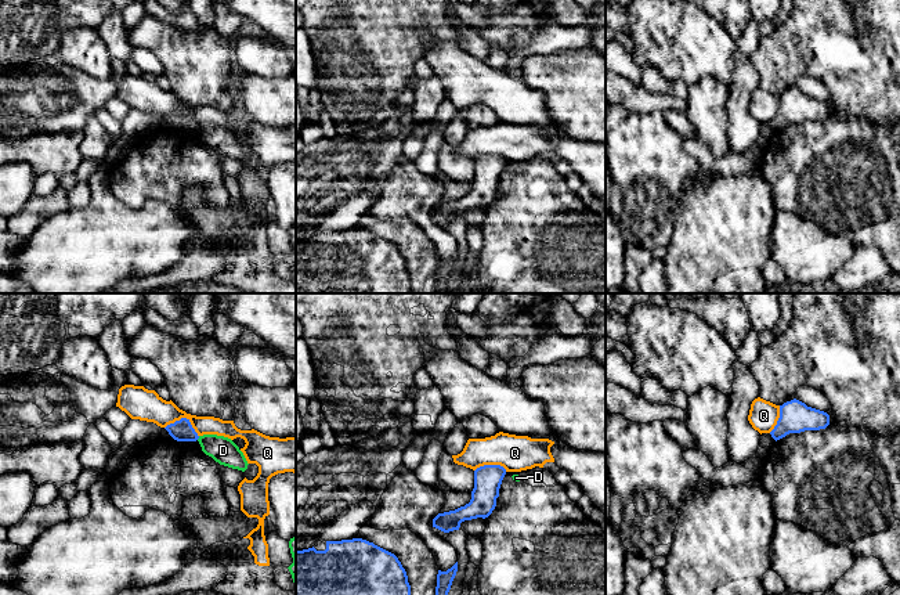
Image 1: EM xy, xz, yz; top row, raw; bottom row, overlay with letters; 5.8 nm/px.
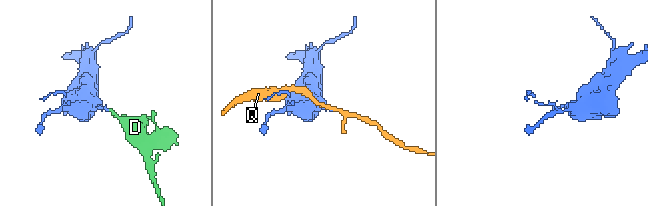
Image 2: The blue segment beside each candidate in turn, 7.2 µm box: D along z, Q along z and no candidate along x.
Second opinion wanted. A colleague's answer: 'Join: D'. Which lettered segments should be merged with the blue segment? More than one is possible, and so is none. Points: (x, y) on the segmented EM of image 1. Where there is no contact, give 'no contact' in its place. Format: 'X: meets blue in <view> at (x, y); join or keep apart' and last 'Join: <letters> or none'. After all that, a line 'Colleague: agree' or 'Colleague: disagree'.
D: meets blue in xy at (198, 437); keep apart
Q: meets blue in xy at (184, 418); keep apart
Join: none
Colleague: disagree

